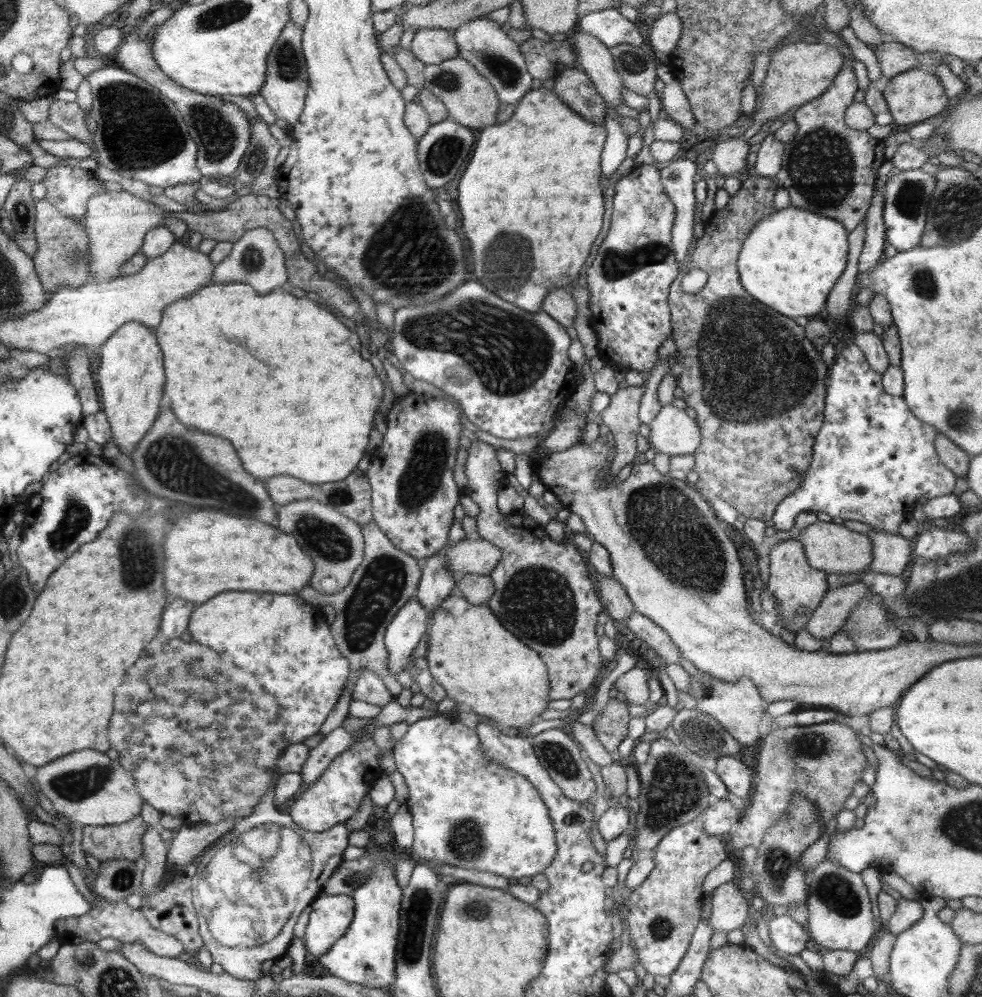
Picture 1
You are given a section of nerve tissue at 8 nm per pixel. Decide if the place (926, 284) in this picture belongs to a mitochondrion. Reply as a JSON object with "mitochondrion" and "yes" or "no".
{"mitochondrion":"yes"}

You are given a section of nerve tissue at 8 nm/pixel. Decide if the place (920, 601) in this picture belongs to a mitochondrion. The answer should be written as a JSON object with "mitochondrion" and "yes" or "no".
{"mitochondrion":"yes"}

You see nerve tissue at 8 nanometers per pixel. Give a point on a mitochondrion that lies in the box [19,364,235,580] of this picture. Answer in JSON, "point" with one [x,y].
{"point":[76,516]}

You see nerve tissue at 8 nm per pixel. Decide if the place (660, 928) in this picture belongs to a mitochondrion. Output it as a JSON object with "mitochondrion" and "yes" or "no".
{"mitochondrion":"yes"}

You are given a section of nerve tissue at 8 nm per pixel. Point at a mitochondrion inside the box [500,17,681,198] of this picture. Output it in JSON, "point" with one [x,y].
{"point":[634,63]}

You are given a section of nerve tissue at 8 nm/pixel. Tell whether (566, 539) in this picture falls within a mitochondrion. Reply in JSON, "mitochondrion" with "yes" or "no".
{"mitochondrion":"no"}

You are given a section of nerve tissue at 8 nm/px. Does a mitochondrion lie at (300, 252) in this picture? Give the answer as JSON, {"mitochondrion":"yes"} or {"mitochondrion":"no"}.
{"mitochondrion":"no"}

